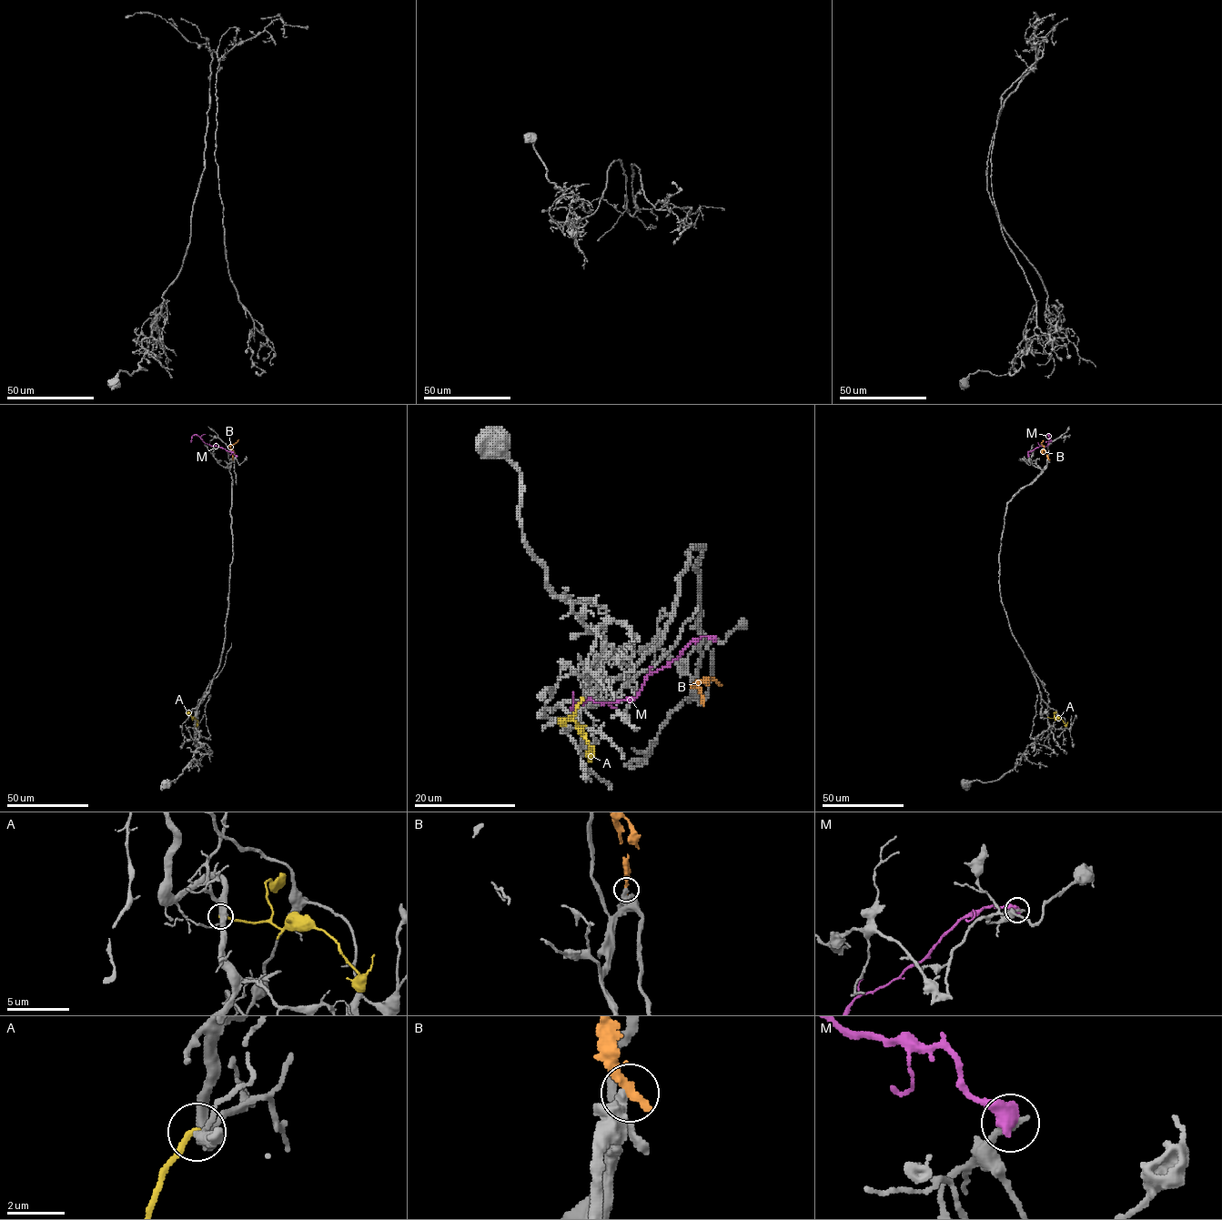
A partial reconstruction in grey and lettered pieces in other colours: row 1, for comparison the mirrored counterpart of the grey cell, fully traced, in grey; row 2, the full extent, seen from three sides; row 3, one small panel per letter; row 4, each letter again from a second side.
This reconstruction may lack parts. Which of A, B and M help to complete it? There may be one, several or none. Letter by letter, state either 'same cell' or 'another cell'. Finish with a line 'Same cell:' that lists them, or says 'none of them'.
A: another cell
B: another cell
M: another cell
Same cell: none of them

